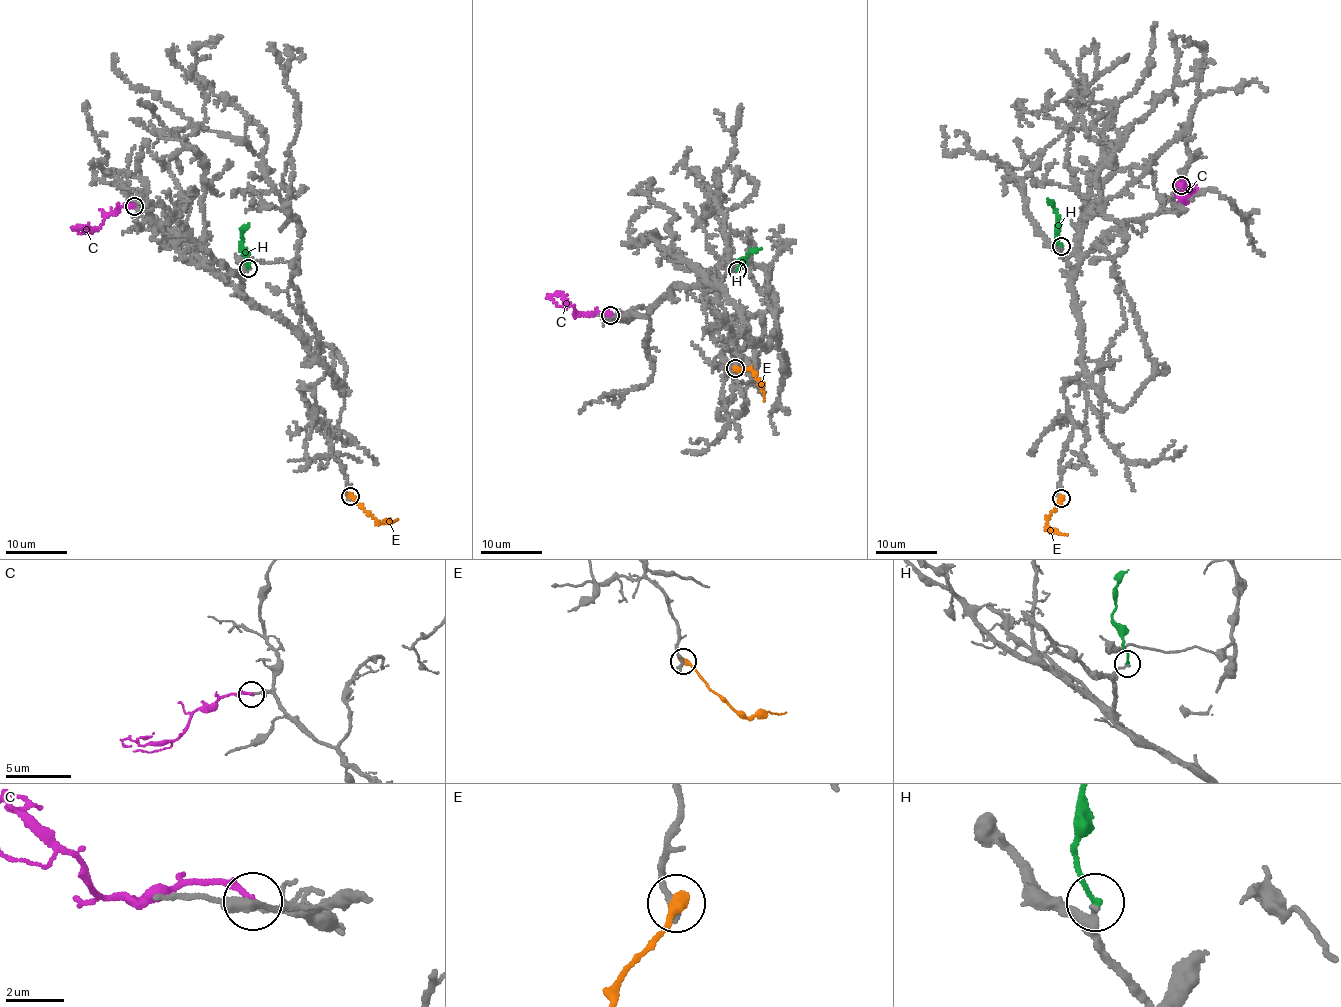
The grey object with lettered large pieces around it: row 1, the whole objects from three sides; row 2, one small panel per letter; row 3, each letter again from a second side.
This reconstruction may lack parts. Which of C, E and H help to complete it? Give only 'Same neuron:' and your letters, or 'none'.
Same neuron: C

